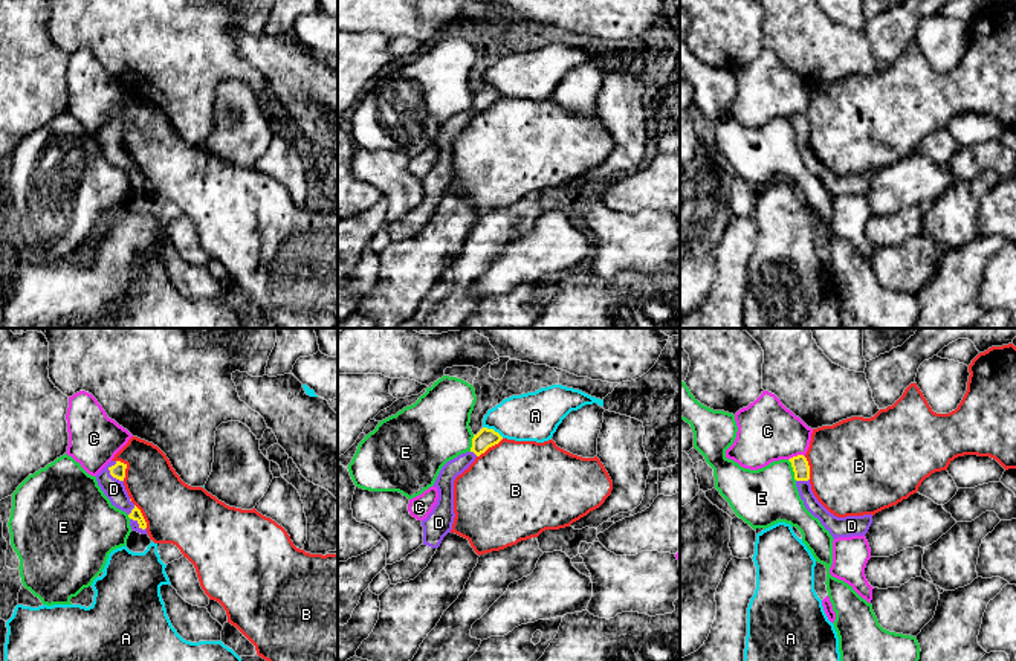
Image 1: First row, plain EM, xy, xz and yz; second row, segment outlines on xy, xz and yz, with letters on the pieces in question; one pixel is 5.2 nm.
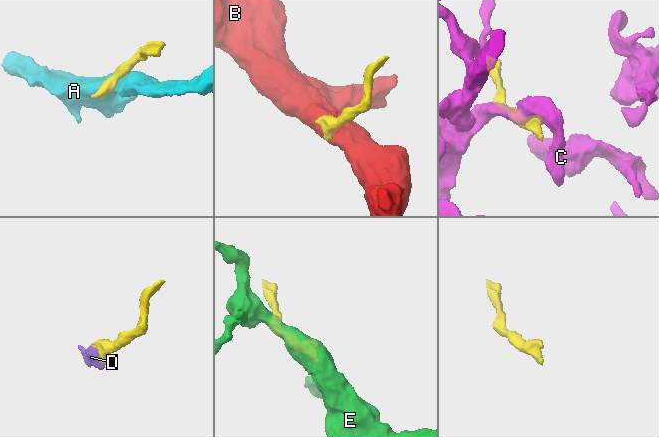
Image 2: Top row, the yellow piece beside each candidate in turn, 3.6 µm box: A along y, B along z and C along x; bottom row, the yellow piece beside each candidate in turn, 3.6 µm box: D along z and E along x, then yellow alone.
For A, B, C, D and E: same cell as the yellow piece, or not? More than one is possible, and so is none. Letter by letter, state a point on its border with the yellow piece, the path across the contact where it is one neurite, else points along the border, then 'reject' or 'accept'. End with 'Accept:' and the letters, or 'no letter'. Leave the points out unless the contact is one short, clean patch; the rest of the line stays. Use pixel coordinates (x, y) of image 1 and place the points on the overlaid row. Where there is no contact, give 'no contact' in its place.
A: xz (492, 429) | reject
B: xy (126, 467) | reject
C: yz (798, 455) | reject
D: xy (110, 473) | across xy (118, 470), (110, 473), (113, 489) | accept
E: yz (793, 470) | along yz (787, 460), (796, 480) | reject
Accept: D

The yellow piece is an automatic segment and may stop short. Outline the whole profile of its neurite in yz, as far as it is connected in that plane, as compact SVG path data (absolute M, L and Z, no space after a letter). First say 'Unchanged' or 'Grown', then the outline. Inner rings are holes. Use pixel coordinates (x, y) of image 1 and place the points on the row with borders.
Grown. M804 455L788 459L791 463L796 487L805 508L820 521L833 539L863 536L872 524L872 514L837 518L830 513L814 496L810 484L810 466Z

